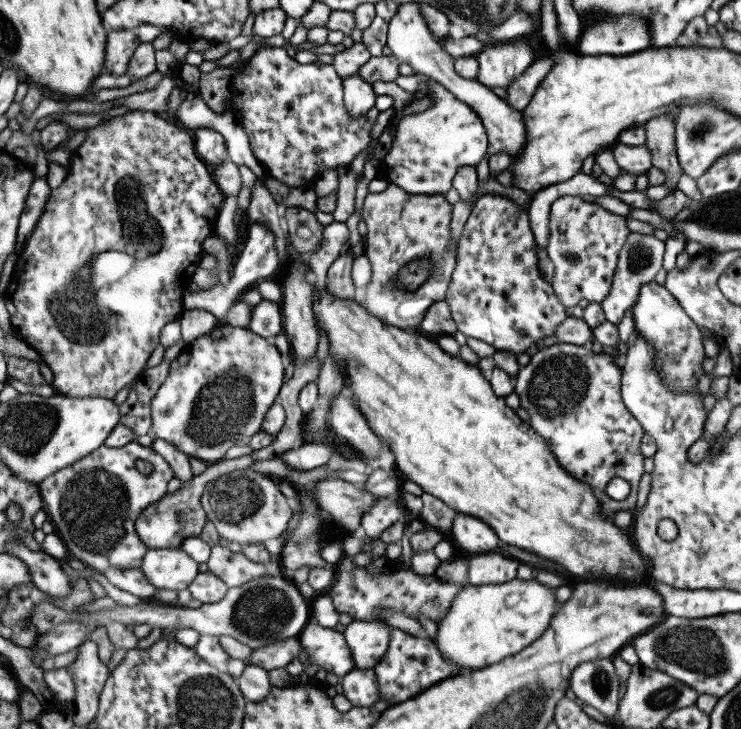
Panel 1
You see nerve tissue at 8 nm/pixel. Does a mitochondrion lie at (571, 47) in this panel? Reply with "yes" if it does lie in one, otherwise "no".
no

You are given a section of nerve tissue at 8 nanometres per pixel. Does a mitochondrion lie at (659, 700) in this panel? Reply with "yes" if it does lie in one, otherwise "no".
yes

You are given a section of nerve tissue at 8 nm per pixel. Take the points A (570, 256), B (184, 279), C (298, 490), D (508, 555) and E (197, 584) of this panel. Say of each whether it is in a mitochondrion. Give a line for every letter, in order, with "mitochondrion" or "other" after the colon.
A: mitochondrion
B: other
C: other
D: other
E: other

